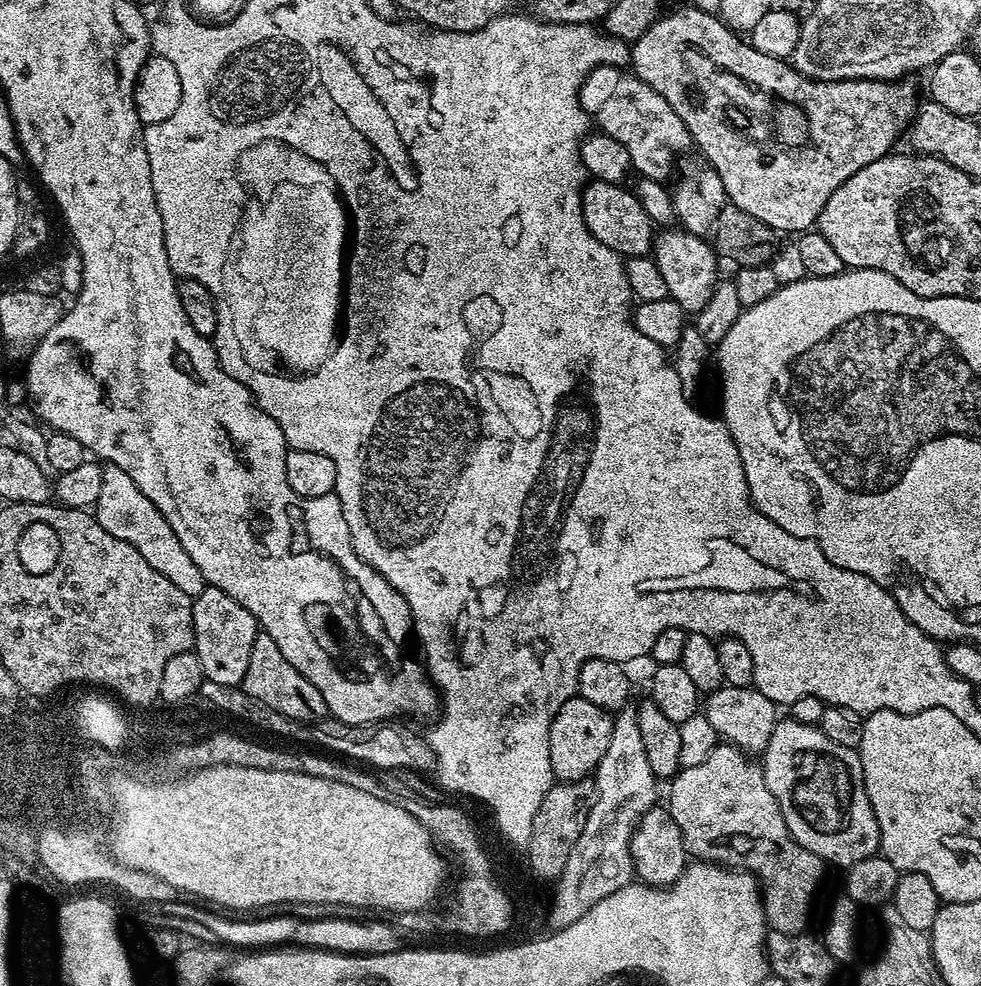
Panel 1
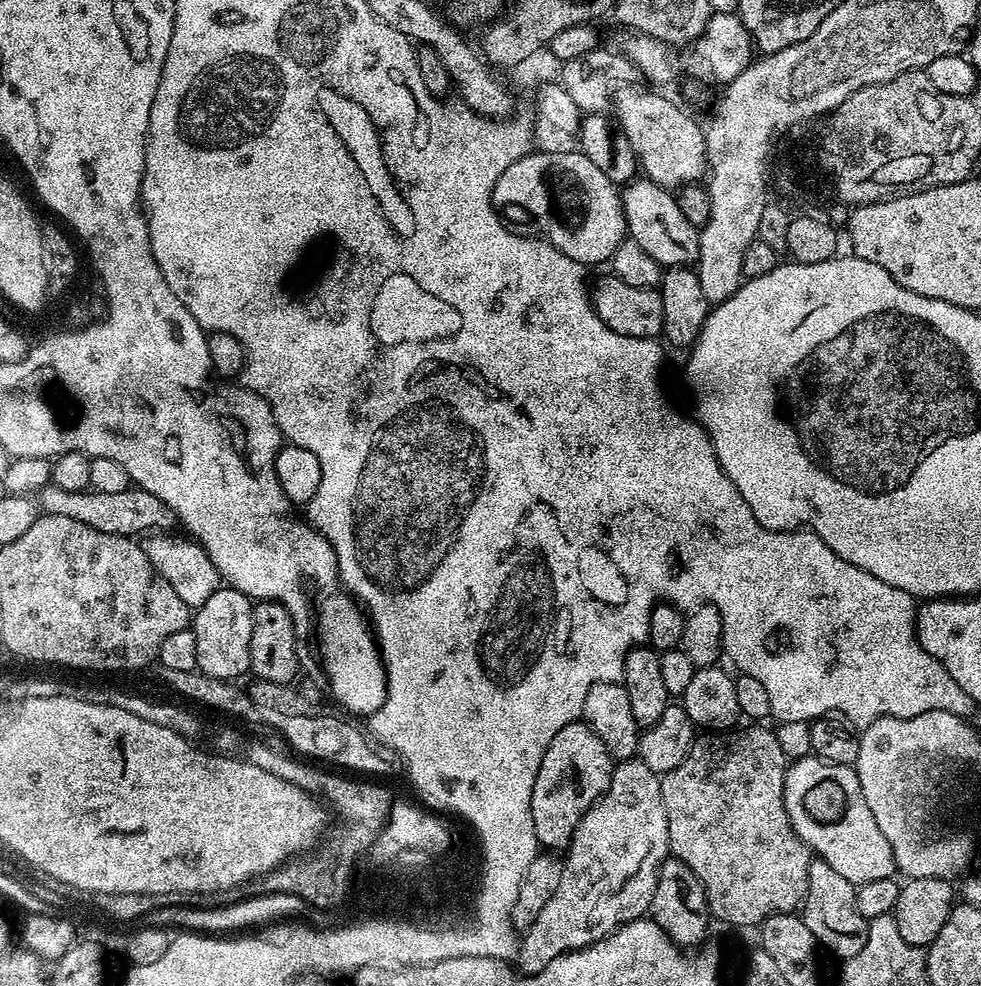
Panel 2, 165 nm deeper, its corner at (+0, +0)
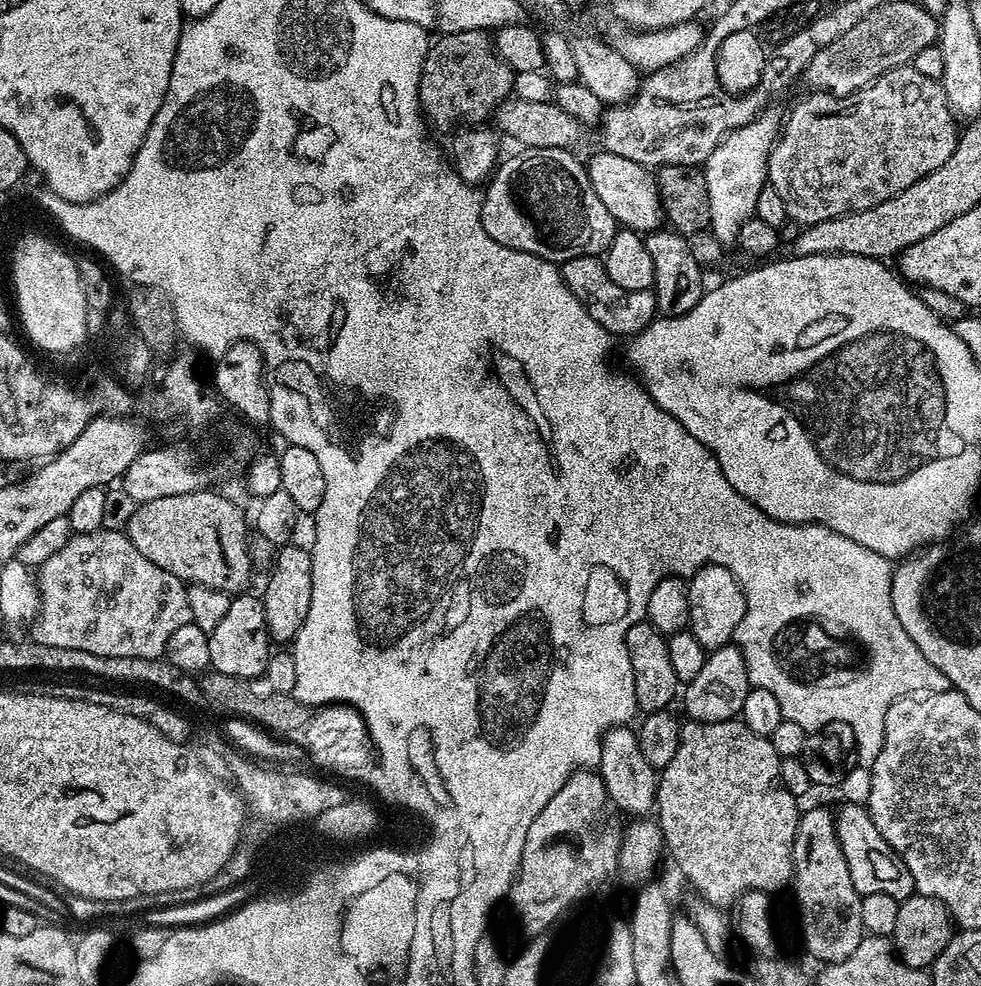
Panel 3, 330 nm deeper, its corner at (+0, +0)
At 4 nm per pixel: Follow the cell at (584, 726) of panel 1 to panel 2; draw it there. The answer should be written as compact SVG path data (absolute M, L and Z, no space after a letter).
M567 724L554 734L554 742L550 742L546 754L542 754L538 778L534 778L534 794L530 798L537 845L544 847L545 844L548 850L568 848L583 816L611 786L613 767L612 755L590 725Z

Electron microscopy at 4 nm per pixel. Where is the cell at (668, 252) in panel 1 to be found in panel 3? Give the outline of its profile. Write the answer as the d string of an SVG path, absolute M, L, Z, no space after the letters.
M603 150L592 161L587 161L588 177L594 186L594 194L602 198L602 206L610 210L617 225L641 234L657 231L664 220L664 208L660 205L660 191L655 175L644 165L630 162L630 158L618 158Z

